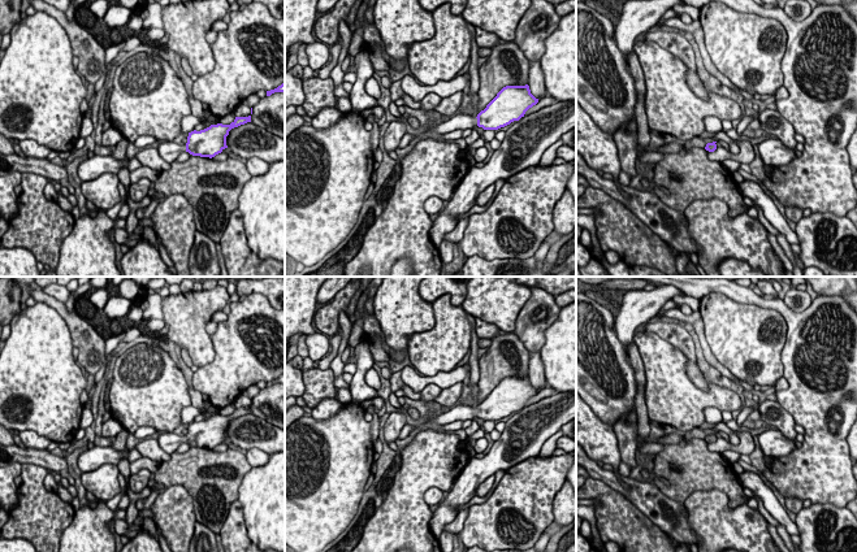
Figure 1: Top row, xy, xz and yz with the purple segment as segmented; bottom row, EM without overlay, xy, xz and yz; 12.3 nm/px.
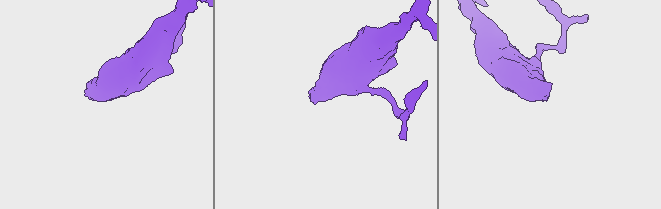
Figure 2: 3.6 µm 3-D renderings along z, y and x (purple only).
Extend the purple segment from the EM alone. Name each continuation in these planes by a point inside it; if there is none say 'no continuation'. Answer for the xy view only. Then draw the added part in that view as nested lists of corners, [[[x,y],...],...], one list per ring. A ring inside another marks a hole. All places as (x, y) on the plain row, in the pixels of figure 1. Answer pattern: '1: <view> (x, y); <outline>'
1: xy (168, 442); [[[163,433],[156,440],[160,448],[170,455],[177,451],[181,443],[186,443],[186,435],[181,436],[174,433]]]

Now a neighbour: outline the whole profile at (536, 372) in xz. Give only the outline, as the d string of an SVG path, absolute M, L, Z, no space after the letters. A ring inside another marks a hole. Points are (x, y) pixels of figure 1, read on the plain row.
M540 352L529 353L528 377L538 392L547 386Z

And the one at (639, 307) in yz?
M659 284L652 291L631 290L624 294L614 326L627 356L637 326L653 320L667 301L683 294L672 284Z

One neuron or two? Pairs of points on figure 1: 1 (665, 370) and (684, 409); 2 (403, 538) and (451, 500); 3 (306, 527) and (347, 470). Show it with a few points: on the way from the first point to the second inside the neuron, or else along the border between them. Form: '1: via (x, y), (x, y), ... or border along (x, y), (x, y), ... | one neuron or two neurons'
1: via (666, 379), (669, 392), (675, 400) | one neuron
2: border along (432, 512), (429, 530), (437, 538) | two neurons
3: via (306, 513), (333, 485) | one neuron

